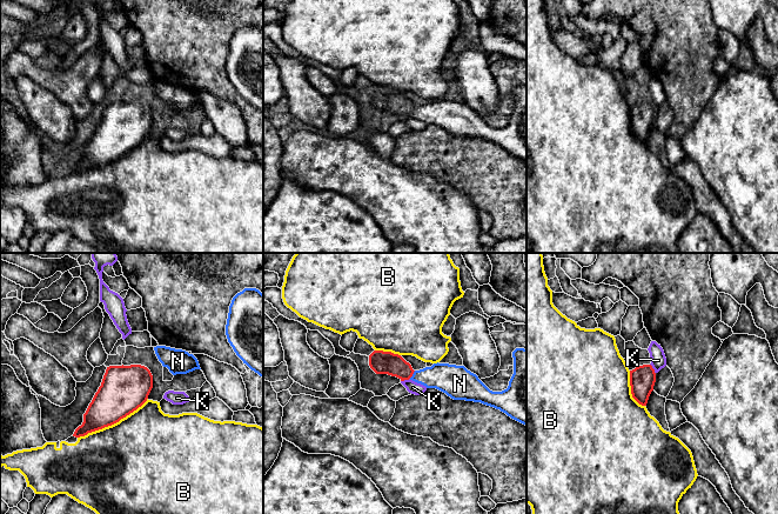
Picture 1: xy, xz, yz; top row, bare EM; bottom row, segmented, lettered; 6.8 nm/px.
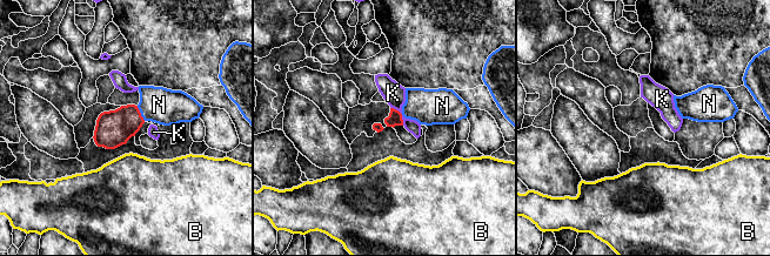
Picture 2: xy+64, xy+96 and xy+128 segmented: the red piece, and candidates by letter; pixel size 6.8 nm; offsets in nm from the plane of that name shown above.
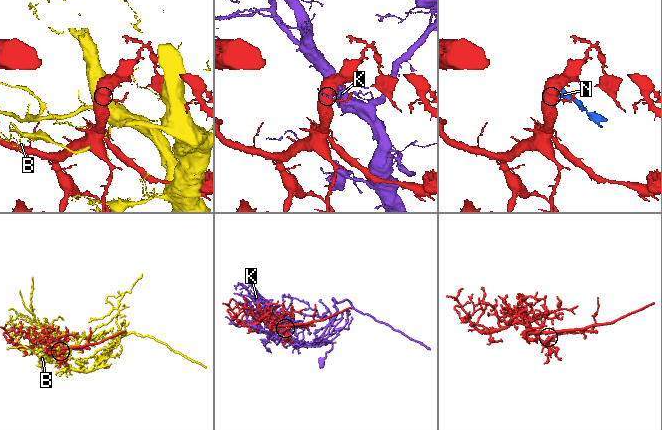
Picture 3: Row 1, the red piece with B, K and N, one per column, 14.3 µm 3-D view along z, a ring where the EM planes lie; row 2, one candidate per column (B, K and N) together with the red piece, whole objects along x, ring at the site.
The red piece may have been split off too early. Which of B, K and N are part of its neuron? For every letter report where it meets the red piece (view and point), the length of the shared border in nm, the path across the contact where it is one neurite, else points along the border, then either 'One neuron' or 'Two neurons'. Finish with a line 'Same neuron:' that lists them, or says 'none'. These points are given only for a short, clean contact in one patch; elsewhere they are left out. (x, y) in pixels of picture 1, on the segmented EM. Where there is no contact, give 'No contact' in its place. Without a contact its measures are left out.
B: Touches red at xy (113, 424). Shared border 550 nm. Two neurons
K: Touches red at xz (404, 379). Shared border 70 nm. Two neurons
N: Touches red at xz (413, 373). Shared border 70 nm. Path across: xz (382, 362), (413, 373), (418, 376), (447, 378). One neuron
Same neuron: N

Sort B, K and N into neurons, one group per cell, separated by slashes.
B / K / N

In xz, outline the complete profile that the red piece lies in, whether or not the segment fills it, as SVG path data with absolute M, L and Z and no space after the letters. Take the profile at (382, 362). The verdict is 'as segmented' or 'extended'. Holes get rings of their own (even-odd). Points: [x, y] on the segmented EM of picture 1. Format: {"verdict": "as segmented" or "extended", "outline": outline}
{"verdict": "extended", "outline": "M516 348L512 358L514 374L508 388L502 392L490 390L464 366L437 362L414 371L401 355L383 351L374 351L369 355L369 366L376 374L388 374L401 381L410 379L427 388L436 388L454 400L494 407L527 426L527 349Z"}

